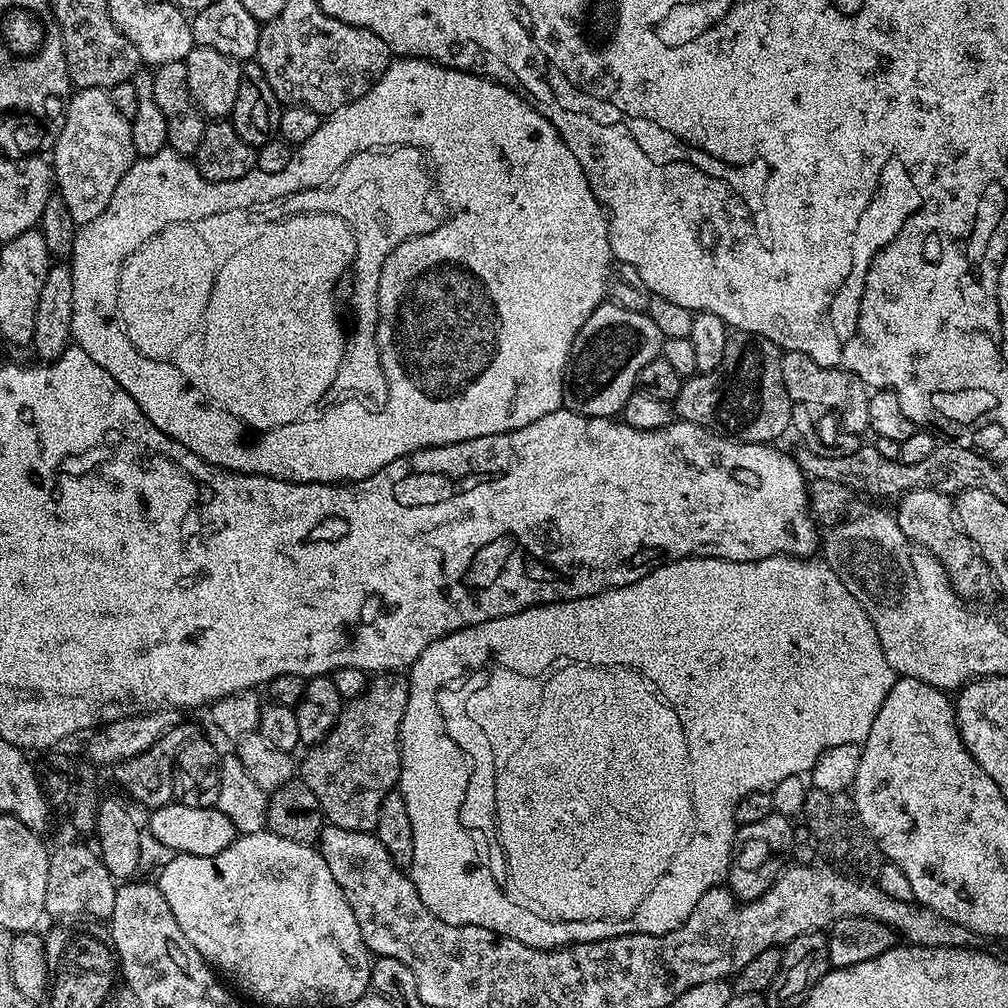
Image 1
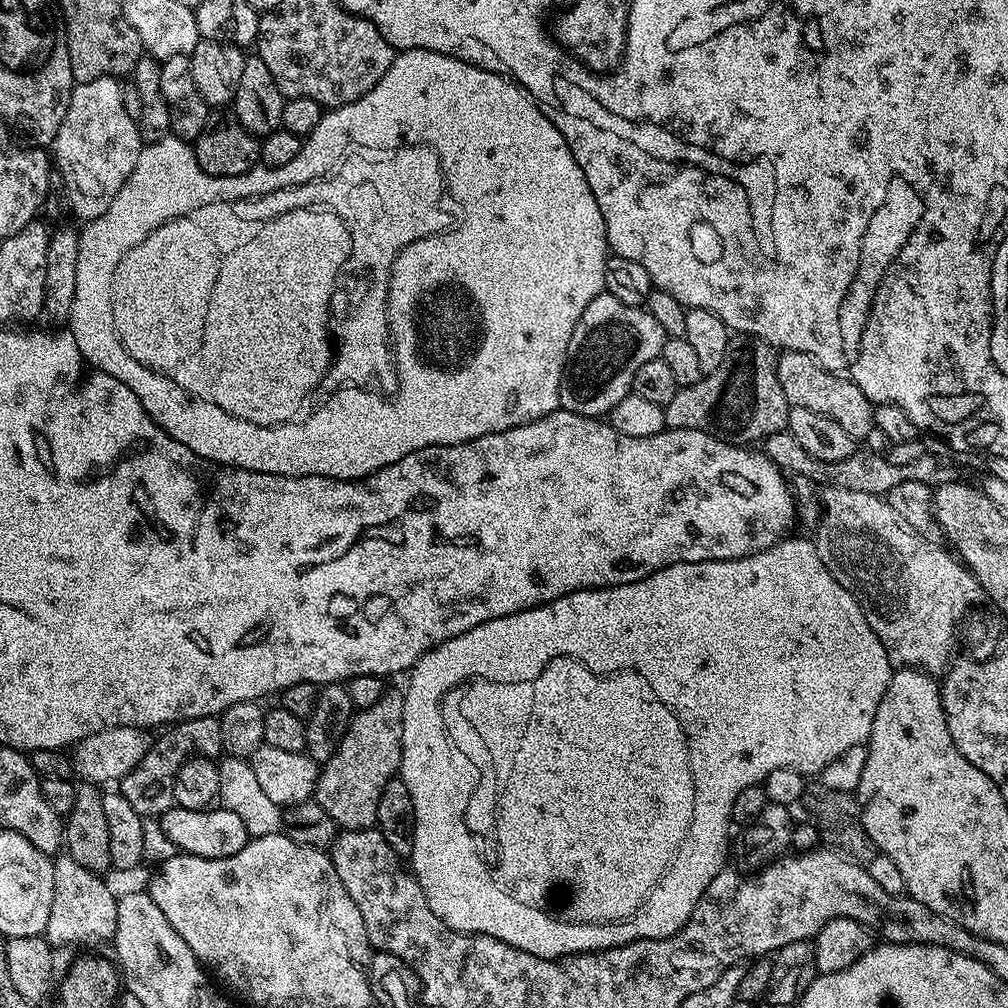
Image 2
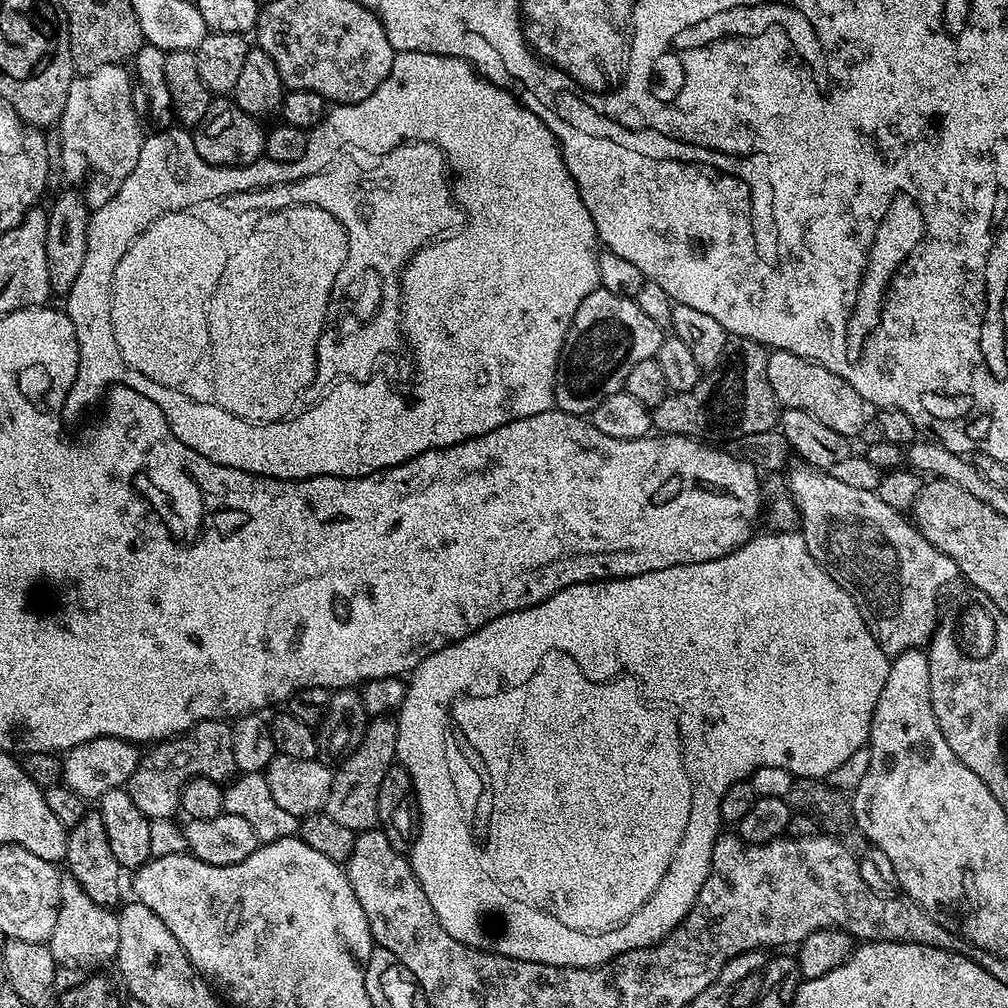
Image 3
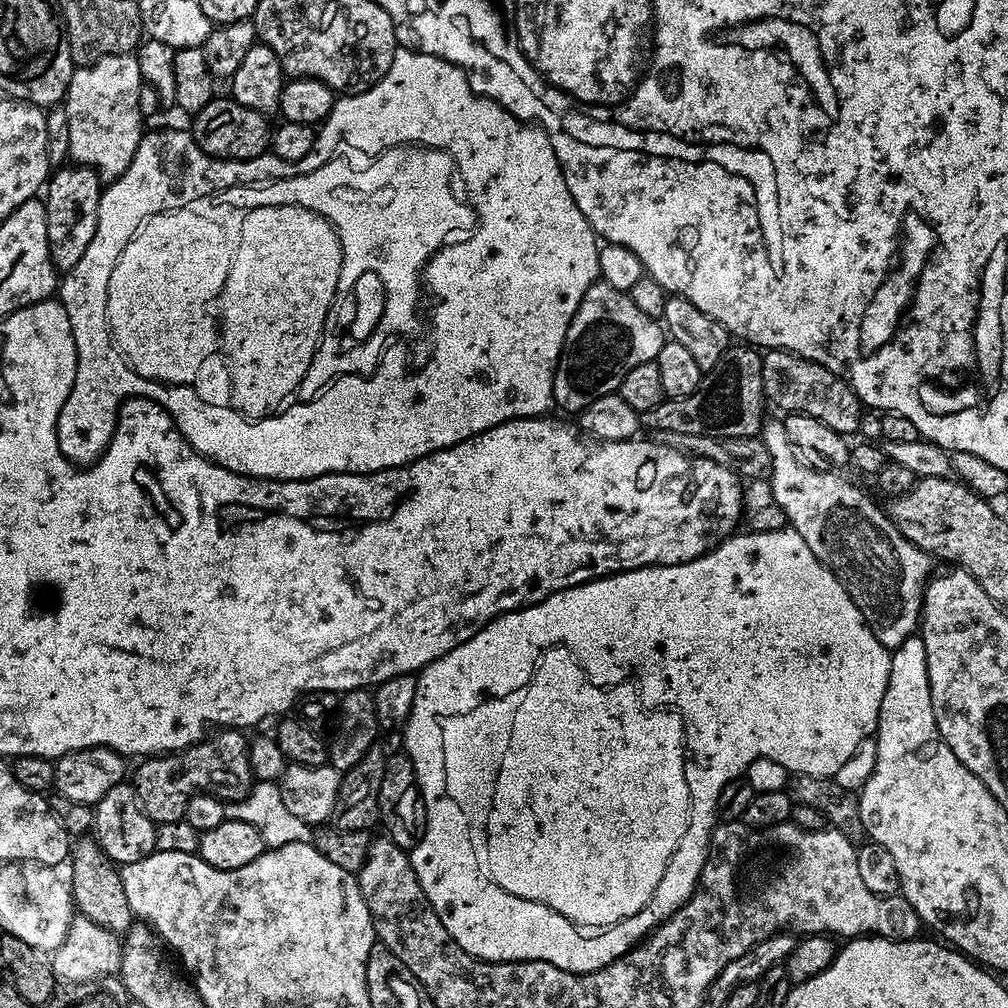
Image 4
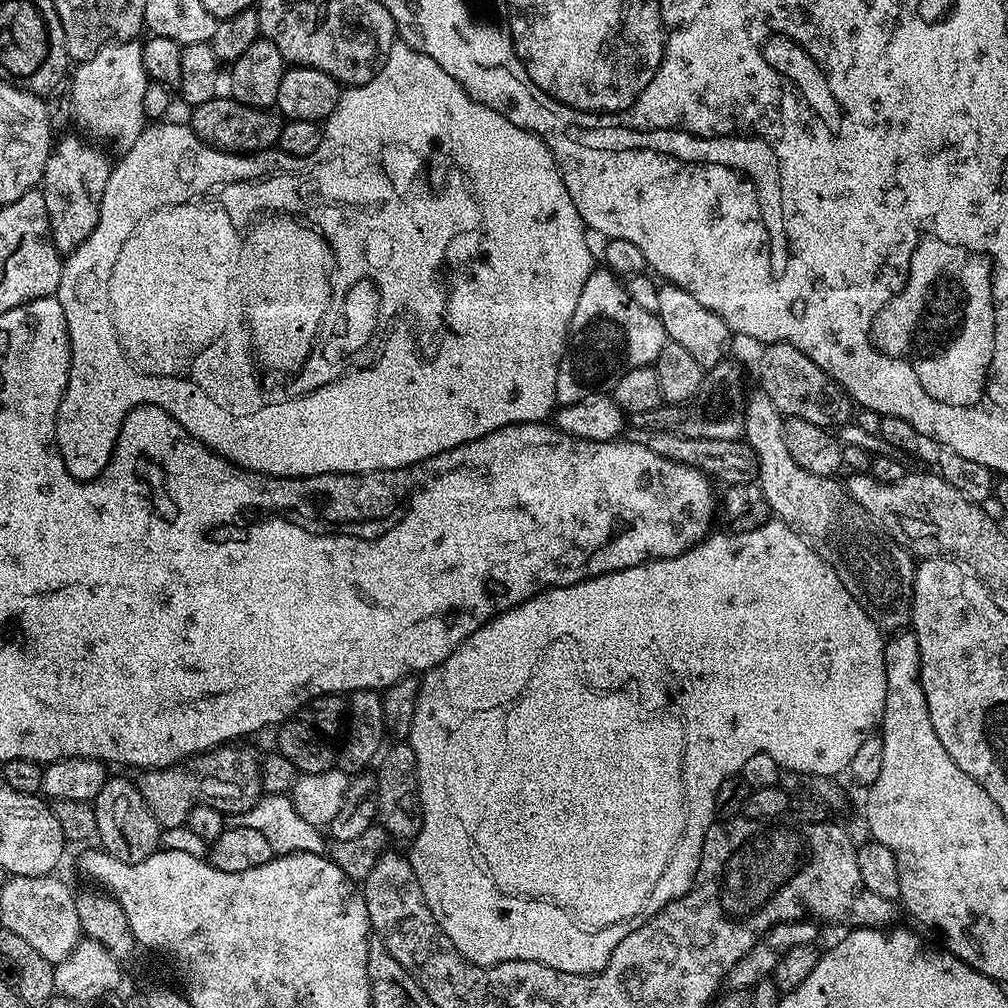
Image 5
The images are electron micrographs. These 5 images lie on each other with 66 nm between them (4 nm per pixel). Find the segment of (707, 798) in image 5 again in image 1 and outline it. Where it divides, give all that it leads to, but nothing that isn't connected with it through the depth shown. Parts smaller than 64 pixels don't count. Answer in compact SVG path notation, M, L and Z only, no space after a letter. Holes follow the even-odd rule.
M689 556L689 557L688 557L688 559L687 559L687 560L673 560L673 561L671 561L671 562L669 562L669 563L666 563L666 564L664 564L664 565L663 565L663 566L661 566L661 567L660 567L660 568L655 568L655 570L654 570L654 571L653 571L653 572L648 572L648 573L646 573L646 574L645 574L645 576L643 576L643 577L642 577L642 578L638 578L638 582L630 582L630 583L629 583L629 584L627 584L627 585L626 585L626 586L622 586L622 587L621 587L621 588L607 588L607 589L606 589L606 590L605 590L605 592L599 592L599 593L598 593L598 594L594 594L594 595L593 595L593 596L587 596L587 597L586 597L586 598L578 598L578 599L577 599L577 600L559 600L559 602L558 602L558 603L557 603L557 604L539 604L539 605L538 605L538 606L537 606L537 607L536 607L536 608L527 608L527 609L526 609L526 610L522 610L522 611L521 611L521 612L519 612L519 613L518 613L518 614L510 614L510 615L509 615L509 616L503 616L503 617L502 617L502 618L494 618L494 619L493 619L493 620L491 620L491 621L490 621L490 622L486 622L486 623L485 623L485 624L475 624L475 625L474 625L474 626L470 626L470 627L469 627L469 628L463 628L463 629L462 629L462 630L458 630L458 631L457 631L457 632L451 632L451 633L450 633L450 634L446 634L446 635L445 635L445 636L443 636L443 637L442 637L442 638L438 638L438 639L437 639L437 640L435 640L435 641L434 641L434 642L430 642L430 646L426 646L426 650L422 650L422 654L418 654L418 658L417 658L417 659L416 659L416 660L415 660L415 661L414 661L414 663L413 663L413 664L412 664L412 666L411 666L411 669L410 669L410 671L409 671L409 672L408 672L408 673L407 673L407 676L406 676L406 679L407 679L407 682L408 682L408 701L407 701L407 702L406 702L406 714L405 714L405 715L404 715L404 717L403 717L403 718L402 718L402 726L401 726L401 727L400 727L400 783L399 783L399 785L398 785L398 791L399 791L399 794L400 794L400 797L402 797L402 798L403 798L403 800L404 800L404 801L405 801L405 802L406 802L406 814L410 814L410 826L411 826L411 827L412 827L412 862L411 862L411 865L410 865L410 875L411 875L411 878L412 878L412 881L413 881L413 882L414 882L414 886L415 886L415 887L416 887L416 889L417 889L417 890L418 890L418 894L419 894L419 895L420 895L420 897L421 897L421 898L422 898L422 902L426 902L426 906L427 906L427 907L428 907L428 909L429 909L429 910L431 910L431 911L432 911L432 913L434 913L434 914L435 914L435 916L437 916L437 917L438 917L438 918L442 918L442 922L450 922L450 923L451 923L451 924L457 924L457 925L458 925L458 926L482 926L482 927L483 927L483 928L485 928L485 929L486 929L486 930L490 930L490 931L491 931L491 932L496 932L496 933L497 933L497 934L499 934L499 936L505 936L505 937L506 937L506 938L514 938L514 942L522 942L522 943L523 943L523 944L525 944L525 945L526 945L526 946L530 946L530 947L531 947L531 948L564 948L564 947L565 947L565 946L566 946L566 945L568 945L568 944L581 944L581 943L582 943L582 942L594 942L594 941L595 941L595 940L605 940L605 939L606 939L606 938L614 938L614 937L615 937L615 936L624 936L624 935L625 935L625 934L626 934L626 933L627 933L627 932L637 932L637 933L638 933L638 934L650 934L650 935L651 935L651 936L661 936L661 935L662 935L662 934L670 934L670 933L671 933L671 932L673 932L673 931L674 931L674 930L678 930L678 926L682 926L682 925L683 925L683 924L684 924L684 923L685 923L685 922L686 922L686 918L690 918L690 914L691 914L691 913L692 913L692 911L693 911L693 910L694 910L694 906L698 906L698 902L699 902L699 901L700 901L700 899L701 899L701 898L702 898L702 894L706 894L706 893L707 893L707 892L708 892L708 891L710 891L710 889L712 889L712 888L714 888L714 887L717 887L717 885L719 885L719 884L720 884L720 883L721 883L721 881L723 881L723 880L724 880L724 879L725 879L725 877L727 877L727 875L728 875L728 868L729 868L729 866L730 866L730 865L732 865L732 853L733 853L733 851L734 851L734 845L735 845L735 843L736 843L736 834L737 834L737 831L738 831L738 825L737 825L737 822L736 822L736 807L737 807L737 806L738 806L738 802L739 802L739 801L740 801L740 800L741 800L741 799L742 799L742 798L746 798L746 794L754 794L754 793L755 793L755 792L766 792L766 791L769 791L769 790L770 790L770 789L771 789L771 788L773 788L773 787L774 787L774 786L775 786L775 784L777 784L777 783L778 783L778 782L782 782L782 778L790 778L790 777L791 777L791 776L804 776L804 775L805 775L805 774L808 774L808 773L811 773L811 771L812 771L812 767L813 767L813 766L814 766L814 762L818 762L818 758L819 758L819 757L820 757L820 755L821 755L821 754L822 754L822 753L823 753L823 752L825 752L825 751L826 751L826 750L830 750L830 746L842 746L842 745L843 745L843 744L859 744L859 745L863 745L863 743L864 743L864 739L866 739L866 738L867 738L867 737L868 737L868 735L869 735L869 734L870 734L870 726L874 726L874 718L875 718L875 717L876 717L876 715L877 715L877 714L878 714L878 710L879 710L879 709L880 709L880 707L881 707L881 706L882 706L882 702L883 702L883 701L884 701L884 699L885 699L885 698L886 698L886 694L890 694L890 690L891 690L891 689L892 689L892 687L893 687L893 686L895 686L895 684L896 684L896 681L897 681L897 679L898 679L898 677L897 677L897 674L896 674L896 672L895 672L895 671L894 671L894 669L892 669L892 667L891 667L891 666L890 666L890 662L886 662L886 654L882 654L882 646L881 646L881 645L880 645L880 643L879 643L879 642L878 642L878 634L877 634L877 633L876 633L876 631L875 631L875 630L874 630L874 626L873 626L873 625L872 625L872 623L871 623L871 622L870 622L870 618L869 618L869 617L868 617L868 615L867 615L867 614L866 614L866 610L862 610L862 606L861 606L861 605L860 605L860 603L859 603L859 602L858 602L858 598L854 598L854 594L853 594L853 593L852 593L852 592L851 592L851 591L850 591L850 590L846 590L846 586L845 586L845 585L844 585L844 583L842 583L842 581L840 581L840 579L839 579L839 578L838 578L838 574L834 574L834 570L830 570L830 566L829 566L829 565L828 565L828 564L825 564L825 563L824 563L824 561L823 561L823 559L820 559L820 558L801 558L801 557L799 557L799 556L771 556L771 557L770 557L770 558L762 558L762 559L761 559L761 560L755 560L755 561L754 561L754 562L734 562L734 561L733 561L733 560L723 560L723 559L722 559L722 558L710 558L710 557L709 557L709 556ZM455 680L457 680L457 681L463 681L463 682L465 682L465 683L466 683L466 684L467 684L467 686L468 686L468 687L467 687L467 688L466 688L466 689L464 689L464 691L466 691L466 693L468 693L468 695L466 695L466 697L465 697L465 706L466 706L466 714L471 714L471 712L476 712L476 716L500 716L500 724L504 724L504 734L506 734L506 736L508 736L508 738L512 738L512 758L510 758L510 760L508 760L508 770L512 770L512 774L510 774L510 772L508 772L508 774L506 774L506 778L504 778L504 776L502 776L502 780L500 780L500 782L510 782L510 784L508 784L508 786L510 786L510 800L514 800L514 802L516 802L516 806L524 806L524 810L522 810L522 808L520 808L520 810L518 810L518 808L516 808L516 812L524 812L524 818L522 818L522 816L518 816L518 818L500 818L500 820L492 820L492 836L488 836L488 832L484 832L484 828L476 828L476 848L478 848L478 858L480 858L480 862L482 862L482 866L484 866L484 868L486 868L486 870L488 870L488 872L484 872L484 868L480 868L480 864L476 864L476 852L472 852L472 840L468 840L468 836L464 836L464 832L460 832L460 824L456 824L456 820L464 820L464 800L465 800L465 799L467 799L467 796L468 796L468 788L472 788L472 776L476 776L476 766L468 766L468 764L458 764L458 774L460 774L460 781L458 781L458 780L456 780L456 779L454 779L454 770L455 770L455 771L456 771L456 761L455 761L455 756L464 756L464 754L462 754L462 748L458 748L458 750L454 750L454 746L456 746L456 742L458 742L458 740L456 740L456 736L452 736L452 732L448 732L448 720L444 720L444 708L440 708L440 696L444 696L444 692L448 692L448 691L450 691L450 690L451 690L451 689L452 689L452 687L453 687L453 685L452 685L452 684L451 684L451 682L452 682L452 681L455 681ZM496 848L500 848L500 860L504 860L504 876L496 876L496 872L492 872L492 852L496 852ZM550 860L566 860L566 862L570 862L570 868L572 868L572 864L574 864L574 870L572 870L572 874L568 874L568 876L572 876L572 878L570 878L570 880L572 880L572 882L570 882L570 884L574 884L574 886L572 886L572 890L570 890L570 888L562 888L562 898L564 898L564 900L566 900L566 898L568 898L568 900L574 900L574 904L572 904L572 902L570 902L570 904L564 904L564 906L562 906L562 908L560 908L560 906L558 906L558 904L556 904L556 902L552 902L552 904L546 904L546 906L544 906L544 902L542 902L542 900L538 900L538 896L534 896L534 894L536 894L536 892L538 892L538 894L540 894L540 888L534 888L534 886L536 886L536 884L538 884L538 886L540 886L540 882L534 882L534 880L536 880L536 878L534 878L534 870L536 870L536 868L546 868L546 862L550 862ZM532 914L538 914L538 916L540 916L540 918L548 918L548 916L550 916L550 918L580 918L580 922L582 922L582 925L561 925L561 924L548 924L548 923L547 923L547 922L545 922L545 920L536 920L536 916L532 916Z

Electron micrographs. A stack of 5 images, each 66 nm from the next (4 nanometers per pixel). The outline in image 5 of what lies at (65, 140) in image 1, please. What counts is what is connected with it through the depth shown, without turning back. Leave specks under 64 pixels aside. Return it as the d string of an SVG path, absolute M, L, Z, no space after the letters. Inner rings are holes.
M121 40L107 44L98 54L94 54L89 60L81 60L75 65L72 76L72 116L81 133L87 134L93 141L113 140L120 150L128 148L140 137L146 127L144 111L142 110L142 98L146 94L146 86L149 84L148 75L142 62L143 43L136 40Z

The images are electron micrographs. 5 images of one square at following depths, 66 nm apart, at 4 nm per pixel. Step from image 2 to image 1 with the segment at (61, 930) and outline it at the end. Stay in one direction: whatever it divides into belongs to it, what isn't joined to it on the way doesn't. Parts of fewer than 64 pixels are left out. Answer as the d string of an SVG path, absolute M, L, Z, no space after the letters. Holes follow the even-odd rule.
M64 844L61 846L57 852L53 851L49 858L49 874L47 875L46 881L46 896L45 896L45 913L50 917L53 916L53 921L56 922L71 922L70 920L76 920L79 916L93 916L96 920L104 920L107 921L109 917L112 915L112 911L114 910L114 898L116 897L116 889L118 887L117 881L112 879L112 875L110 874L110 870L106 870L106 866L102 861L100 861L99 855L95 851L92 852L87 848L84 844Z

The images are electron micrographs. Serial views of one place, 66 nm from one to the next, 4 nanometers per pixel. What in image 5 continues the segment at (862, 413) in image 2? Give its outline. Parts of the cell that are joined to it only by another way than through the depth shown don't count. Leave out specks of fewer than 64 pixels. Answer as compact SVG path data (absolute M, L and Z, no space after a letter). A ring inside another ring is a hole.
M769 344L763 351L760 356L758 388L768 395L770 402L774 402L781 416L806 418L806 422L814 422L826 429L849 423L848 393L836 381L830 379L818 365L810 362L810 358L802 354L802 350L789 344Z

